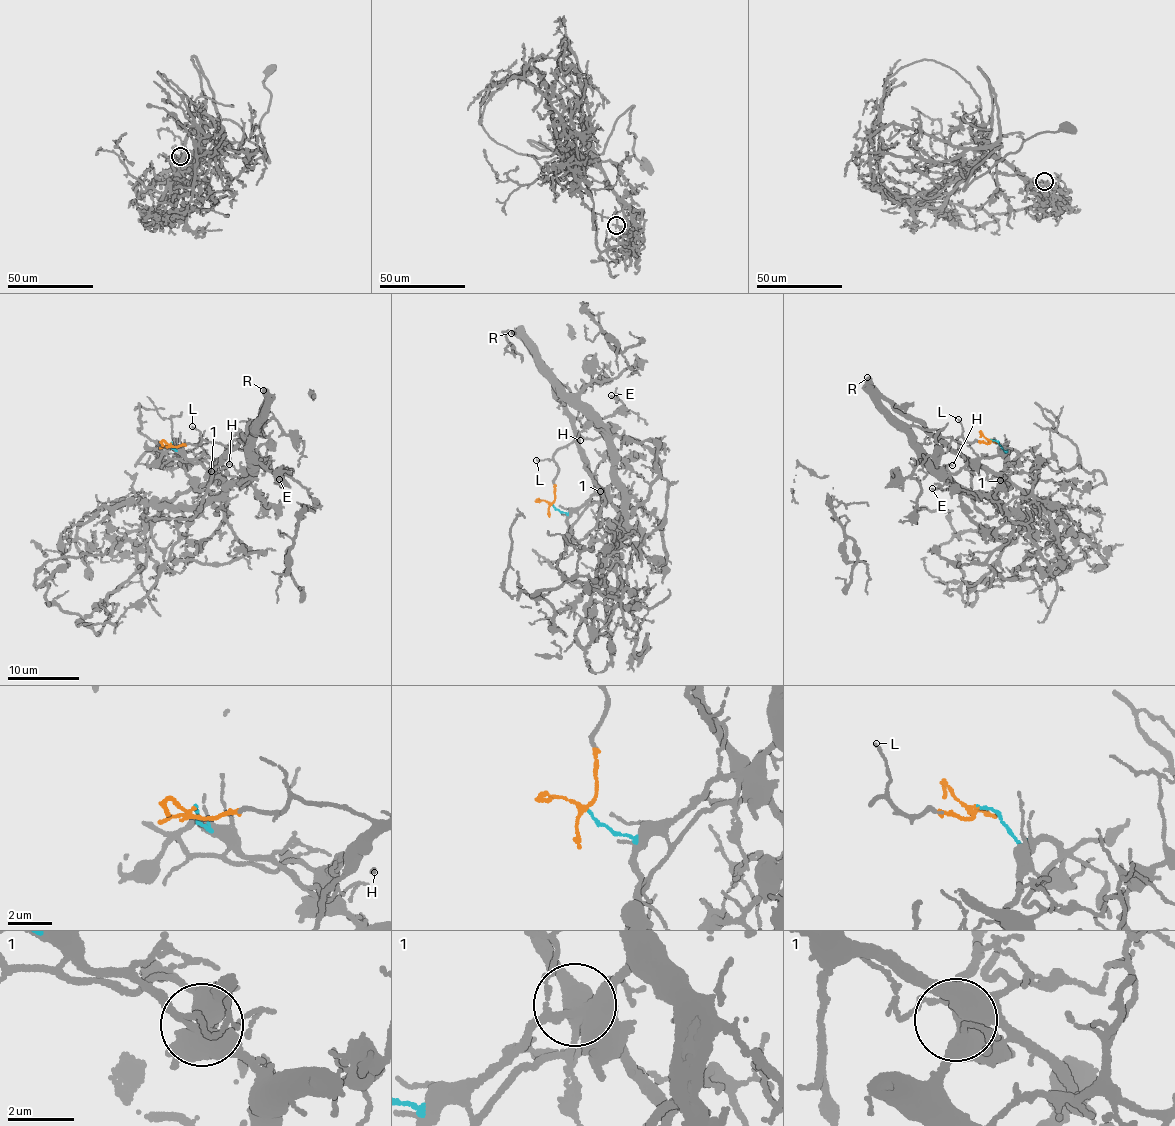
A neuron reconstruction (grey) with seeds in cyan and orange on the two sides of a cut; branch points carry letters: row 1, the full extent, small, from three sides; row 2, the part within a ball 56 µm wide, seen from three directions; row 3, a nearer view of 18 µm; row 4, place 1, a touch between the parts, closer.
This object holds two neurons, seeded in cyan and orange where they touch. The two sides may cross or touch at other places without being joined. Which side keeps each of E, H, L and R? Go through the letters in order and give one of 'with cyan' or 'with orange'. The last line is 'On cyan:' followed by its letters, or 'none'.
E: with cyan
H: with cyan
L: with orange
R: with orange
On cyan: E, H

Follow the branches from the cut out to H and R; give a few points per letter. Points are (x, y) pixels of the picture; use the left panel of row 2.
H: (172, 444), (224, 480), (241, 486), (251, 473), (248, 468), (242, 470), (229, 463)
R: (172, 444), (178, 447), (203, 441), (236, 445), (261, 416), (266, 400), (262, 389)

